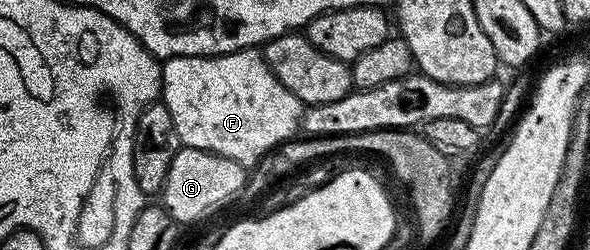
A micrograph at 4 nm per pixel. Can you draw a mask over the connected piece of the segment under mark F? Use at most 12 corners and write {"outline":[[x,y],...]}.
{"outline":[[257,48],[165,60],[182,146],[247,169],[303,103]]}

